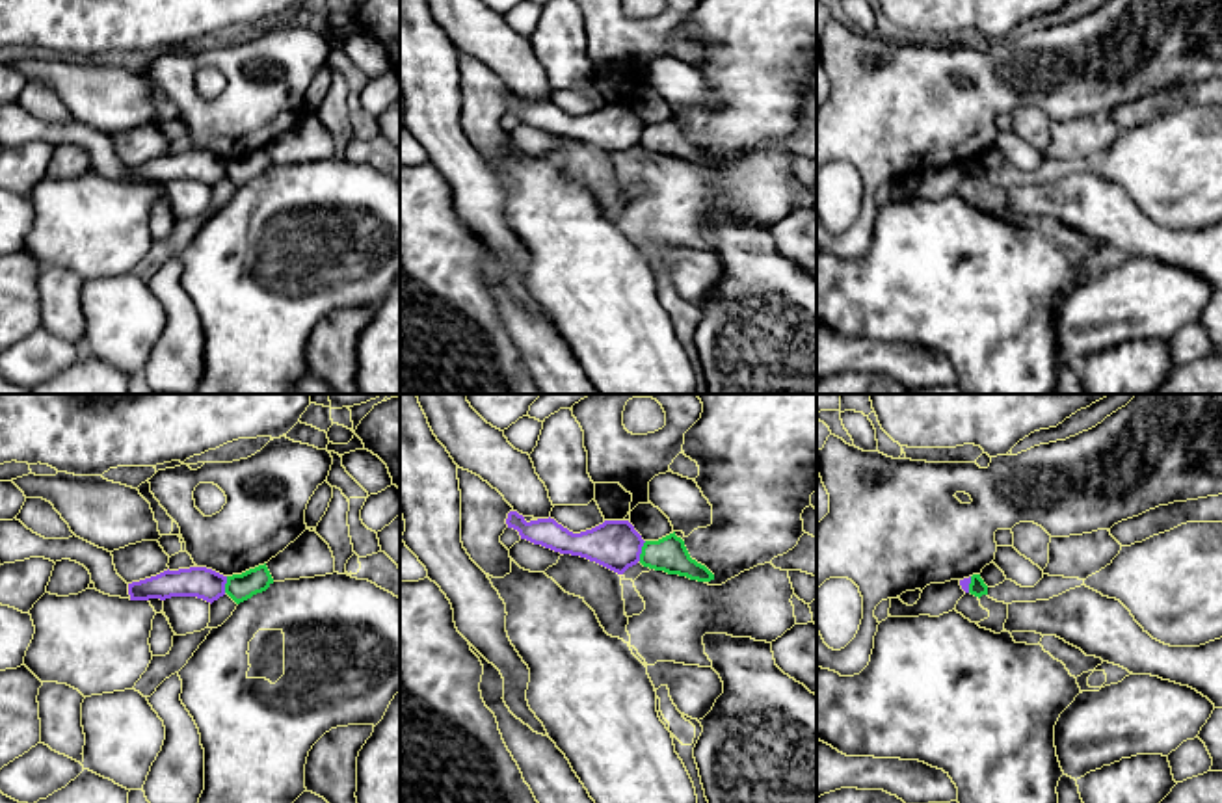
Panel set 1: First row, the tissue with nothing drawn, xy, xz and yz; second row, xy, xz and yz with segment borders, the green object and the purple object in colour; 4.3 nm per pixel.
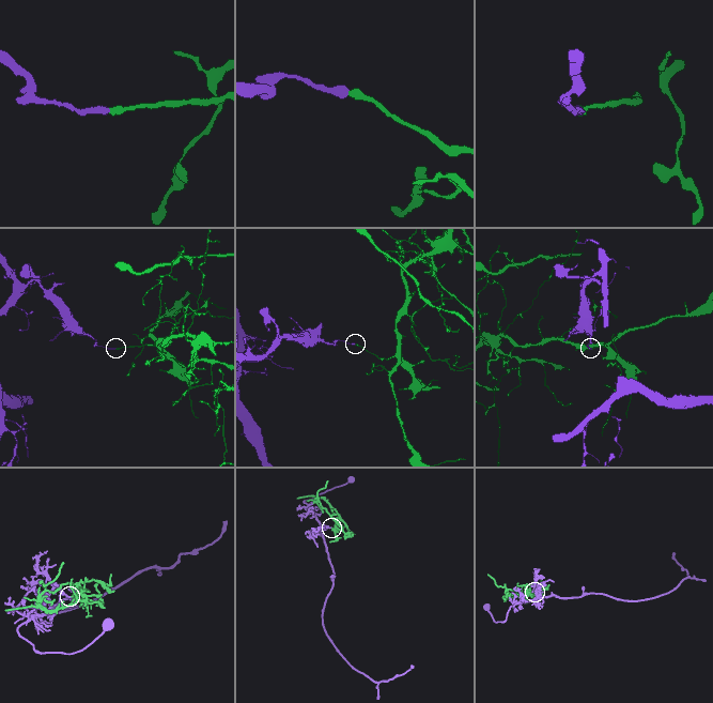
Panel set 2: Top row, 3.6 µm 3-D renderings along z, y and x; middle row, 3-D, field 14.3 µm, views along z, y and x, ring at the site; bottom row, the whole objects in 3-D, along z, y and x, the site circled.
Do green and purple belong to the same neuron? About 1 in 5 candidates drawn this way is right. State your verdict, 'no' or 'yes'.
no

